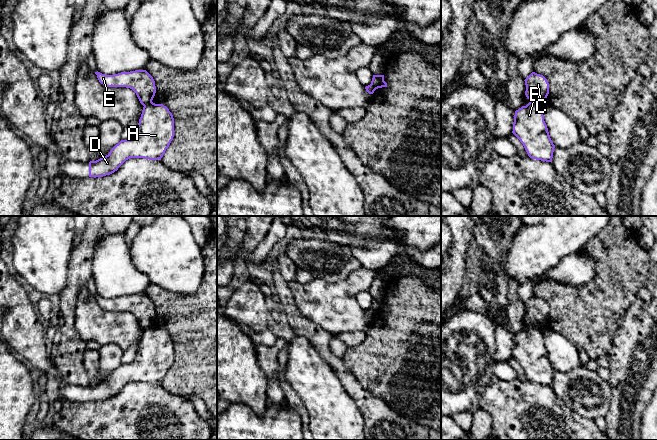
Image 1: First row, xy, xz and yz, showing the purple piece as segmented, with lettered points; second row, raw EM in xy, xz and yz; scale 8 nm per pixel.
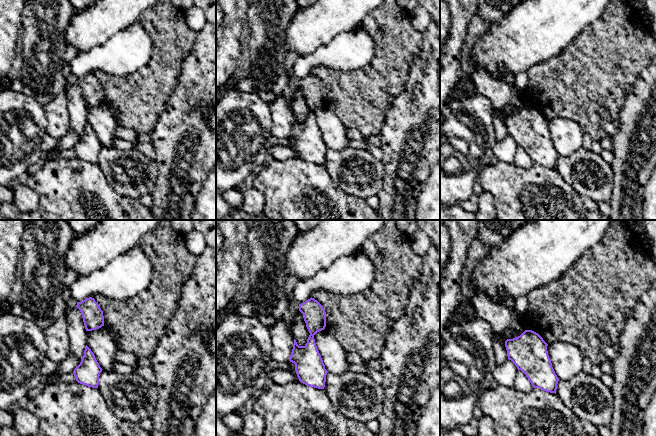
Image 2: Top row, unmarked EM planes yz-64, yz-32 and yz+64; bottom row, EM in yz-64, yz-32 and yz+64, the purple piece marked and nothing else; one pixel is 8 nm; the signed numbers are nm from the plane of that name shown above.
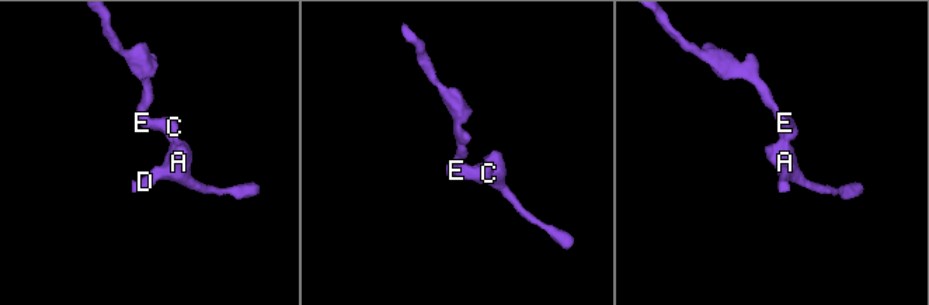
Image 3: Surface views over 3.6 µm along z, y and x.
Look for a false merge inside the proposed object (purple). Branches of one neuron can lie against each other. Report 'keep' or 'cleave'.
cleave

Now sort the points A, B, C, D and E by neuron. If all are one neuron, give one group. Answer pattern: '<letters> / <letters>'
A B D / C E

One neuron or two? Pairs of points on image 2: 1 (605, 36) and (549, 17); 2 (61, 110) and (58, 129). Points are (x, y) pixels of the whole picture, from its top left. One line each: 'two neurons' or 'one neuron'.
1: two neurons
2: one neuron

